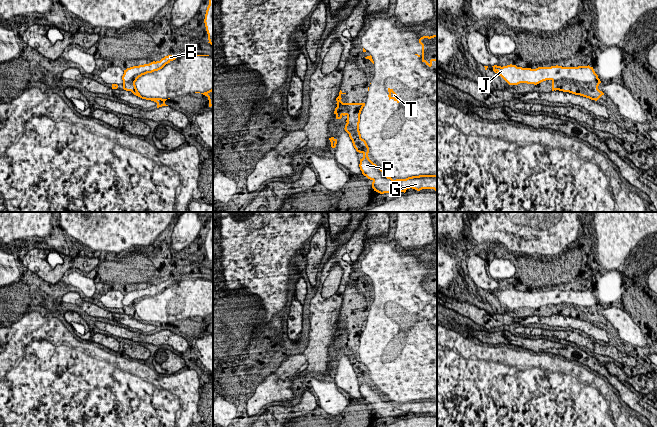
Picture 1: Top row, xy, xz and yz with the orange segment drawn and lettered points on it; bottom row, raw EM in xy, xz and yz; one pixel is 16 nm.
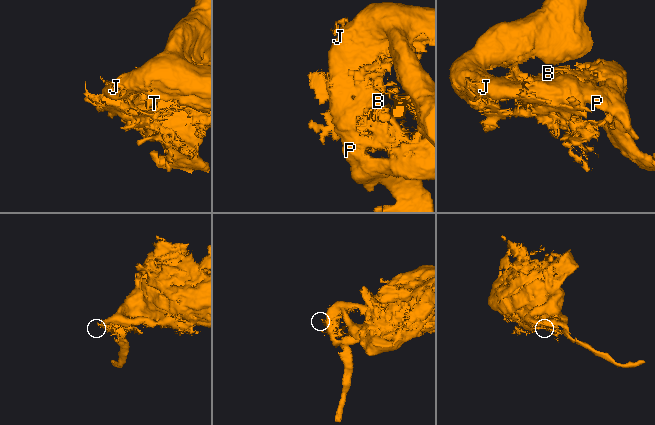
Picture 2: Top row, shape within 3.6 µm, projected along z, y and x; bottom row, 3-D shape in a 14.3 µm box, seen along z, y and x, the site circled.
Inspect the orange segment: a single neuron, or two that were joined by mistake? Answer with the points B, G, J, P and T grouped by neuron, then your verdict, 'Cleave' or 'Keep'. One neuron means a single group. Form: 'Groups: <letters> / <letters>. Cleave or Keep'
Groups: B G J P T. Keep

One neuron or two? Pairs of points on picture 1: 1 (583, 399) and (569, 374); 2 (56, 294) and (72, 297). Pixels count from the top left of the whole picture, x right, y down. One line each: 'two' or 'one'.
1: one
2: two

